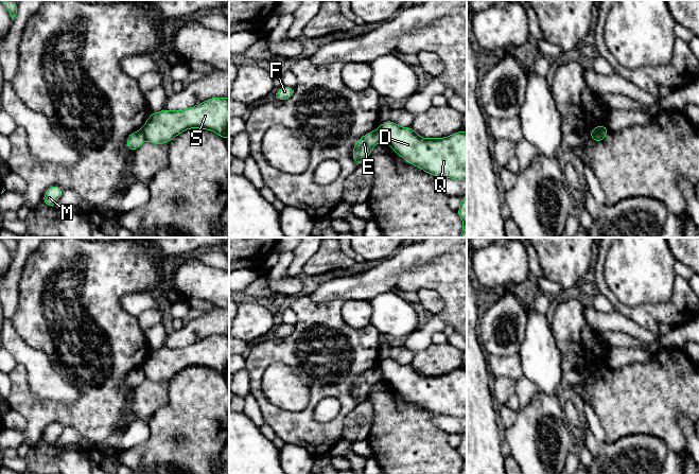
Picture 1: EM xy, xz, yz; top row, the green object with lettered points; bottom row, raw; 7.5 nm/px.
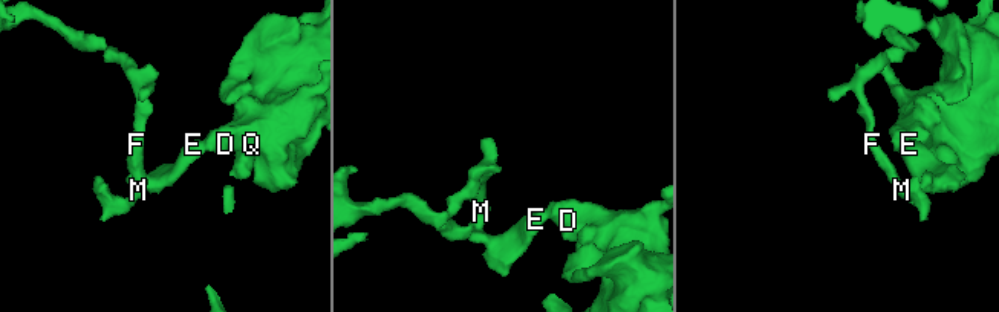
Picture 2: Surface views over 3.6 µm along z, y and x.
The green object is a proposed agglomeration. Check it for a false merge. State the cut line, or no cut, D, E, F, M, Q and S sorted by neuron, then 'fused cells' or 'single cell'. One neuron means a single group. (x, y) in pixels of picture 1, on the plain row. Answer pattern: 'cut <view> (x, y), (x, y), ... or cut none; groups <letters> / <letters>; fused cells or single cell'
cut yz (607, 367), (594, 378); groups D Q S / E F M; fused cells

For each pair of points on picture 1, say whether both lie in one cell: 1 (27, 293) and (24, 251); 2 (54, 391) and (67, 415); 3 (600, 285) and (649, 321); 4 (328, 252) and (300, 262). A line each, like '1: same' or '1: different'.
1: different
2: different
3: same
4: different

